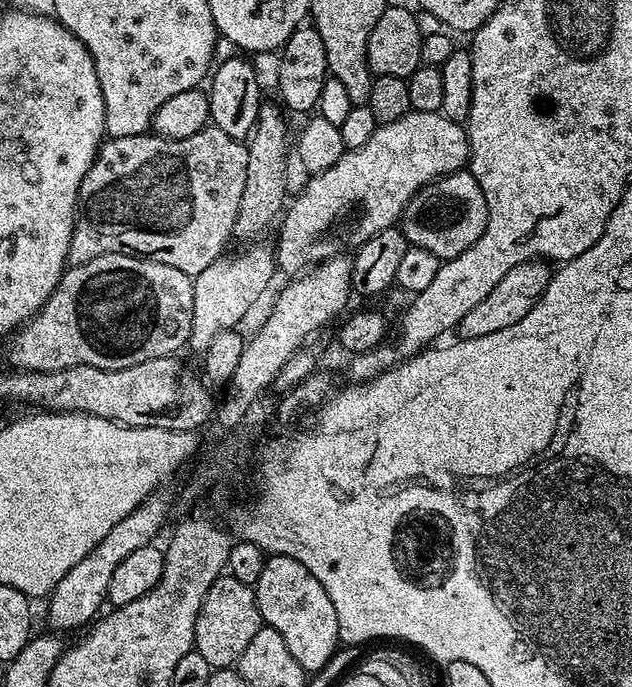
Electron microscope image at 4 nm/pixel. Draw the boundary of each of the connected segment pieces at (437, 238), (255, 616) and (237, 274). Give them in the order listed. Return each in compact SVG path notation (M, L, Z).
M461 170L451 172L448 176L439 176L424 188L420 188L404 207L404 215L398 221L398 227L413 248L430 250L442 262L462 254L462 250L470 250L478 238L482 238L482 230L486 230L486 198L482 194L482 186L471 172Z
M227 574L219 576L206 590L198 618L194 622L194 651L210 662L213 670L239 665L242 650L252 641L262 626L256 594L251 584L238 582L238 578Z
M252 242L247 245L245 252L236 252L219 256L202 274L194 277L192 289L194 290L194 310L192 311L192 329L188 335L187 347L193 348L196 354L202 354L206 346L210 346L210 341L215 335L223 332L231 332L237 327L236 323L259 302L264 296L264 291L272 284L272 275L277 275L278 265L276 263L276 253L271 243Z

